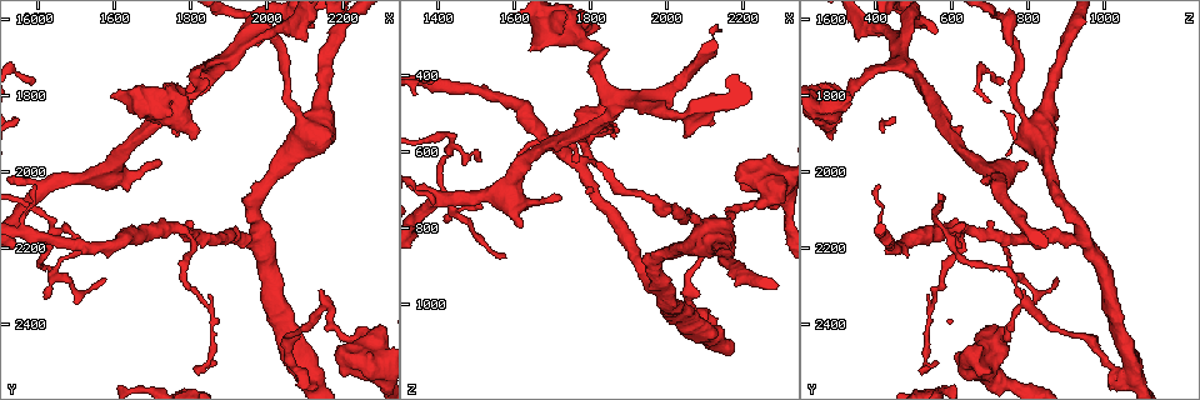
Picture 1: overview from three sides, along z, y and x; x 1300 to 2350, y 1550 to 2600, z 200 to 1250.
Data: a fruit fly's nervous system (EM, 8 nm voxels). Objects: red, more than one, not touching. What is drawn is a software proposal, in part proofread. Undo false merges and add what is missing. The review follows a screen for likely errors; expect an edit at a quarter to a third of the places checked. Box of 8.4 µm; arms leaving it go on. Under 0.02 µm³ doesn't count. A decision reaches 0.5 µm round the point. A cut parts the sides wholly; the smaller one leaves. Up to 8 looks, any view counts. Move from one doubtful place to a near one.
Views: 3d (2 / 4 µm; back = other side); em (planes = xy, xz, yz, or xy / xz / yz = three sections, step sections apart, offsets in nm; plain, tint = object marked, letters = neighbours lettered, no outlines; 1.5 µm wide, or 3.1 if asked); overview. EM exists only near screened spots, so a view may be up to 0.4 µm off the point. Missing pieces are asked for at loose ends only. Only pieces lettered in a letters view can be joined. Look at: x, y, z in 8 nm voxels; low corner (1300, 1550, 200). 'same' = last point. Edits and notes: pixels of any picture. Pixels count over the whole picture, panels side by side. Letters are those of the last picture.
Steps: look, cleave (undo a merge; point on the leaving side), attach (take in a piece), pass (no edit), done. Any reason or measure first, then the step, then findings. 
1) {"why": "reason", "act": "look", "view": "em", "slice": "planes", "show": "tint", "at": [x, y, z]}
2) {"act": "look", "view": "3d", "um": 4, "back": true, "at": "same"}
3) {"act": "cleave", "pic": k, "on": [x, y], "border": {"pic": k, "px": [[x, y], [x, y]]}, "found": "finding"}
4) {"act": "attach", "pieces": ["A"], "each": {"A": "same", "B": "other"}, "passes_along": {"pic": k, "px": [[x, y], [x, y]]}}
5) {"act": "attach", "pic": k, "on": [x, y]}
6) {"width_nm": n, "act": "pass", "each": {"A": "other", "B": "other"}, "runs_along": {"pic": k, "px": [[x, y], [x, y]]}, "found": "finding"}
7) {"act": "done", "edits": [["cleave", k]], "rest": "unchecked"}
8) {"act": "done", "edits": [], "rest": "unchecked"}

{"why": "free end", "act": "look", "view": "3d", "um": 4, "at": [1415, 2330, 775]}

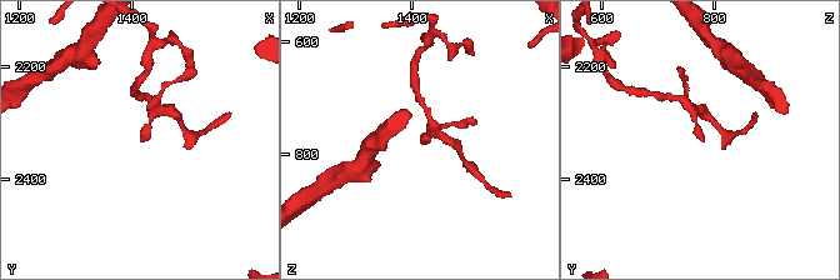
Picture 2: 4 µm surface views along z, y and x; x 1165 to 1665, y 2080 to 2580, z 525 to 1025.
{"act": "look", "view": "em", "slice": "planes", "show": "letters", "at": [1420, 2335, 780]}

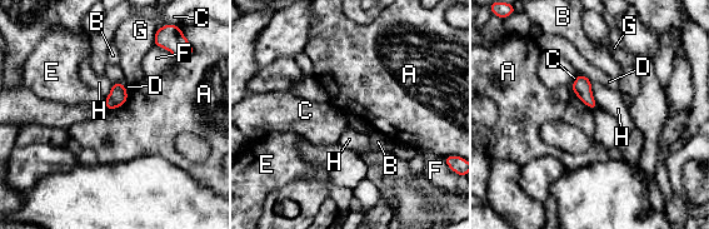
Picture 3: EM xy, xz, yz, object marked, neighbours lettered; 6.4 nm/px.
{"width_nm": 110, "act": "pass", "each": {"A": "other", "B": "other", "C": "other", "D": "other", "E": "other", "F": "other", "G": "other", "H": "other"}, "border": {"pic": 3, "px": [[129, 98], [119, 106], [104, 108]]}, "found": "no lettered piece goes on from it"}

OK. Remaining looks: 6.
{"why": "branch point", "act": "look", "view": "3d", "um": 4, "at": [2085, 1865, 785]}

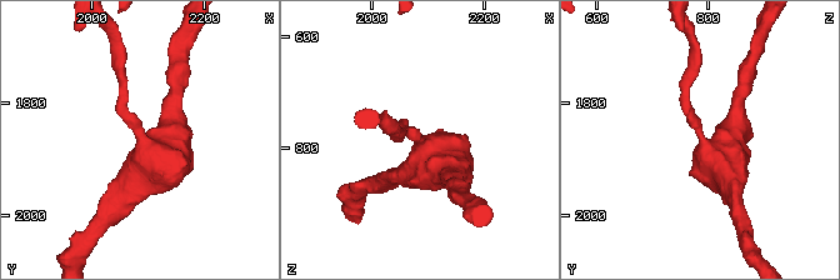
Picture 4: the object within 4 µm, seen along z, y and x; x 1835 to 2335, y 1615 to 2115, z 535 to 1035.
{"arms": 3, "arm_widths_nm": [180, 260, 280], "why": "need the tissue", "act": "look", "view": "em", "um": 3.1, "slice": "xz", "step": 8, "show": "tint", "at": [2090, 1865, 795]}

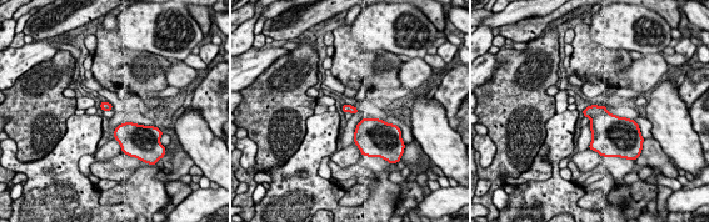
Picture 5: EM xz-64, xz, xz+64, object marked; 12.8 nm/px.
{"why": "cut it another way", "act": "look", "view": "em", "um": 3.1, "slice": "planes", "show": "letters", "at": "same"}

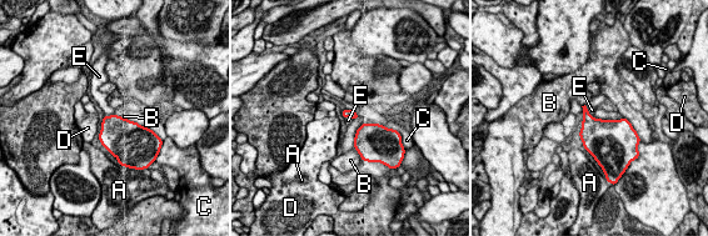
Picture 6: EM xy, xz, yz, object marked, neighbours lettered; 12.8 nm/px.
{"act": "pass", "each": {"A": "other", "B": "other", "C": "other", "D": "other", "E": "other"}, "border": {"pic": 6, "px": [[587, 110], [596, 119]]}, "found": "one neuron here"}

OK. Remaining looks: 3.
{"why": "abrupt turn", "act": "look", "view": "em", "slice": "planes", "show": "letters", "at": [1780, 2150, 645]}

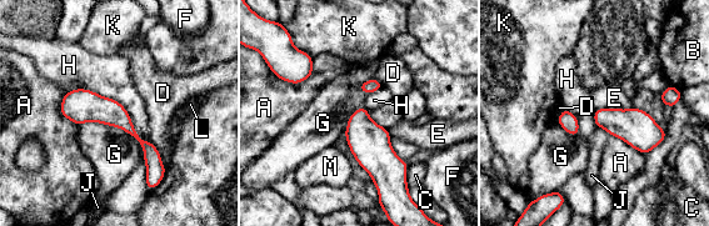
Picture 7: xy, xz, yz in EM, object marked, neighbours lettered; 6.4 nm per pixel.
{"longest_contact_nm": ["H", 650], "act": "pass", "each": {"A": "other", "B": "other", "C": "other", "D": "other", "E": "other", "F": "other", "G": "other", "H": "other", "J": "other", "K": "other", "L": "other", "M": "other"}, "runs_along": {"pic": 7, "px": [[66, 98], [113, 112], [150, 151], [149, 175]]}, "found": "all the same neuron"}

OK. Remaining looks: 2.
{"act": "done", "edits": [], "rest": "unchecked"}

